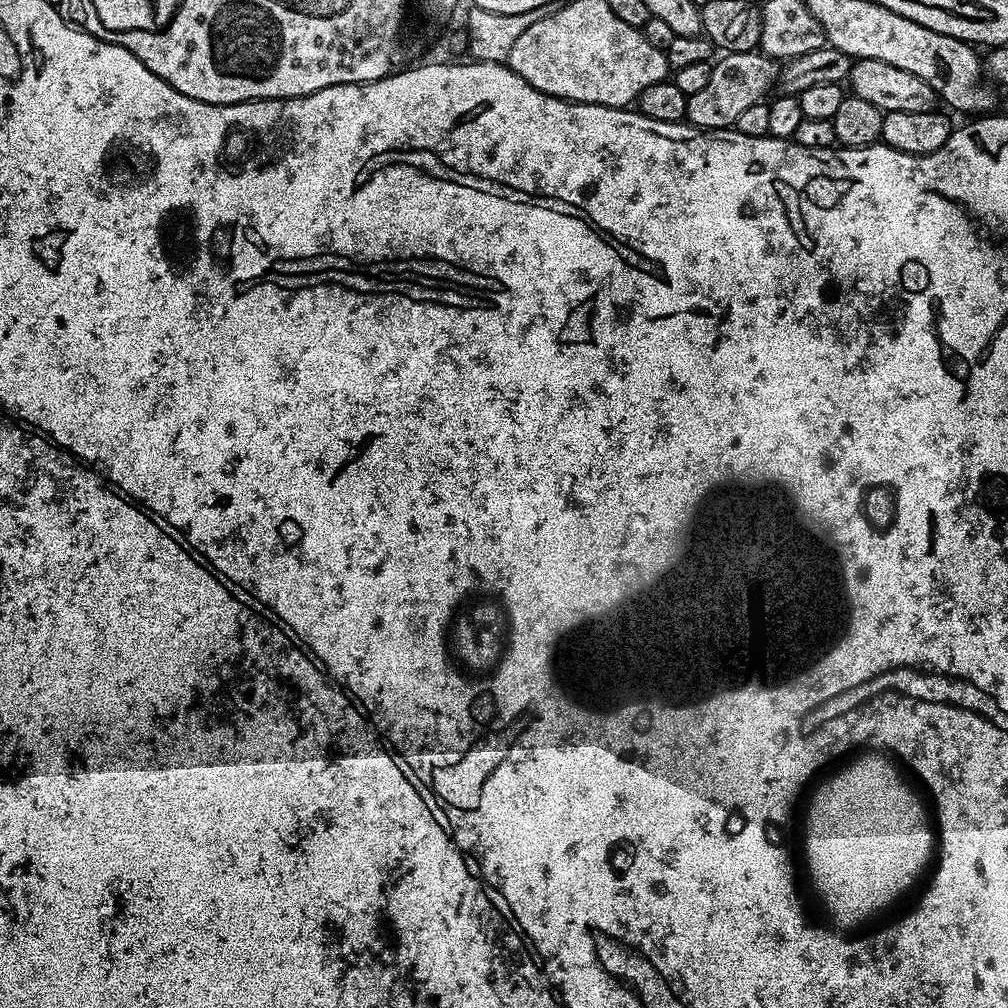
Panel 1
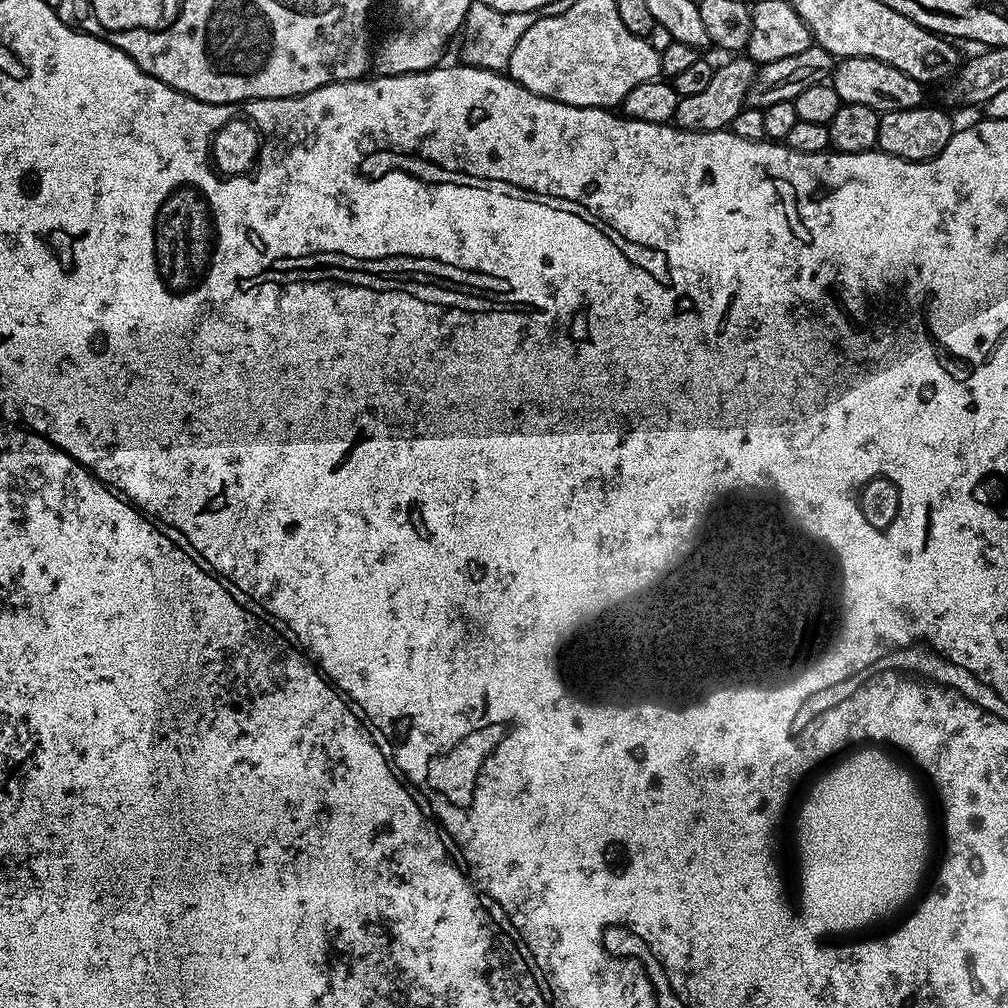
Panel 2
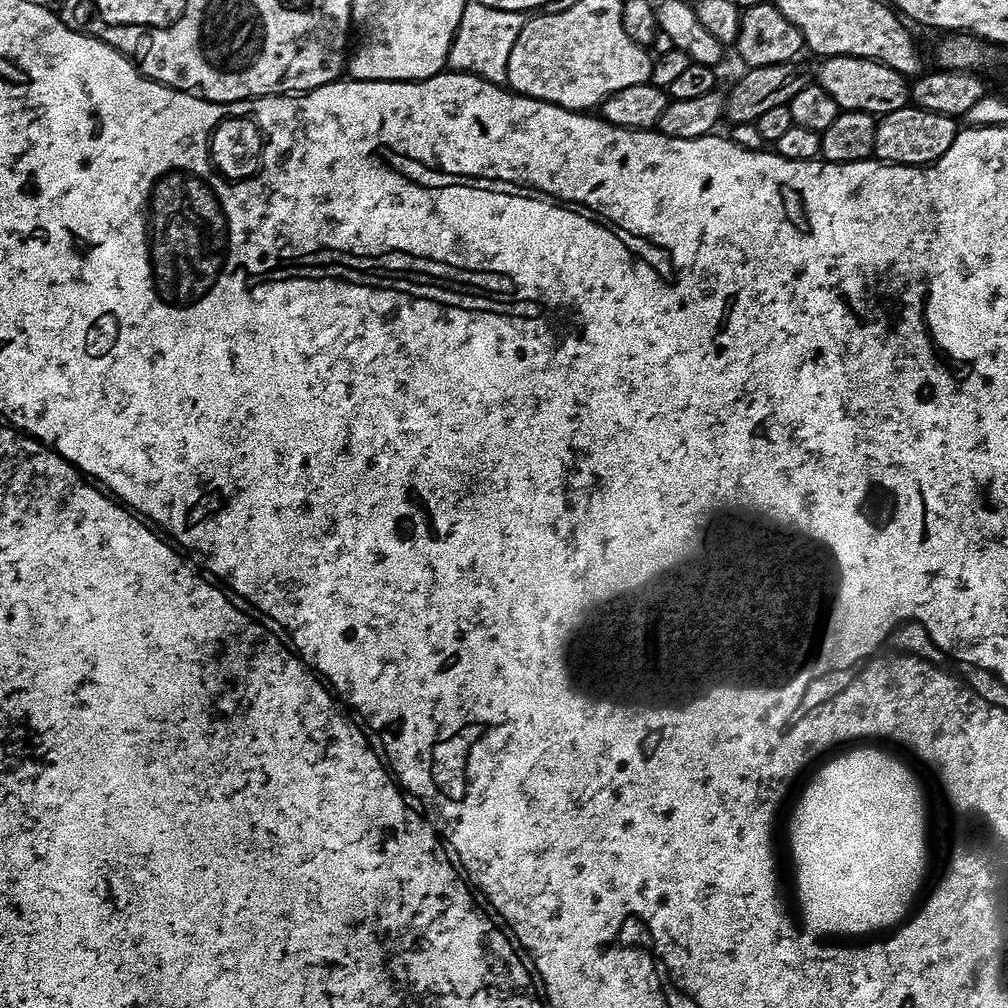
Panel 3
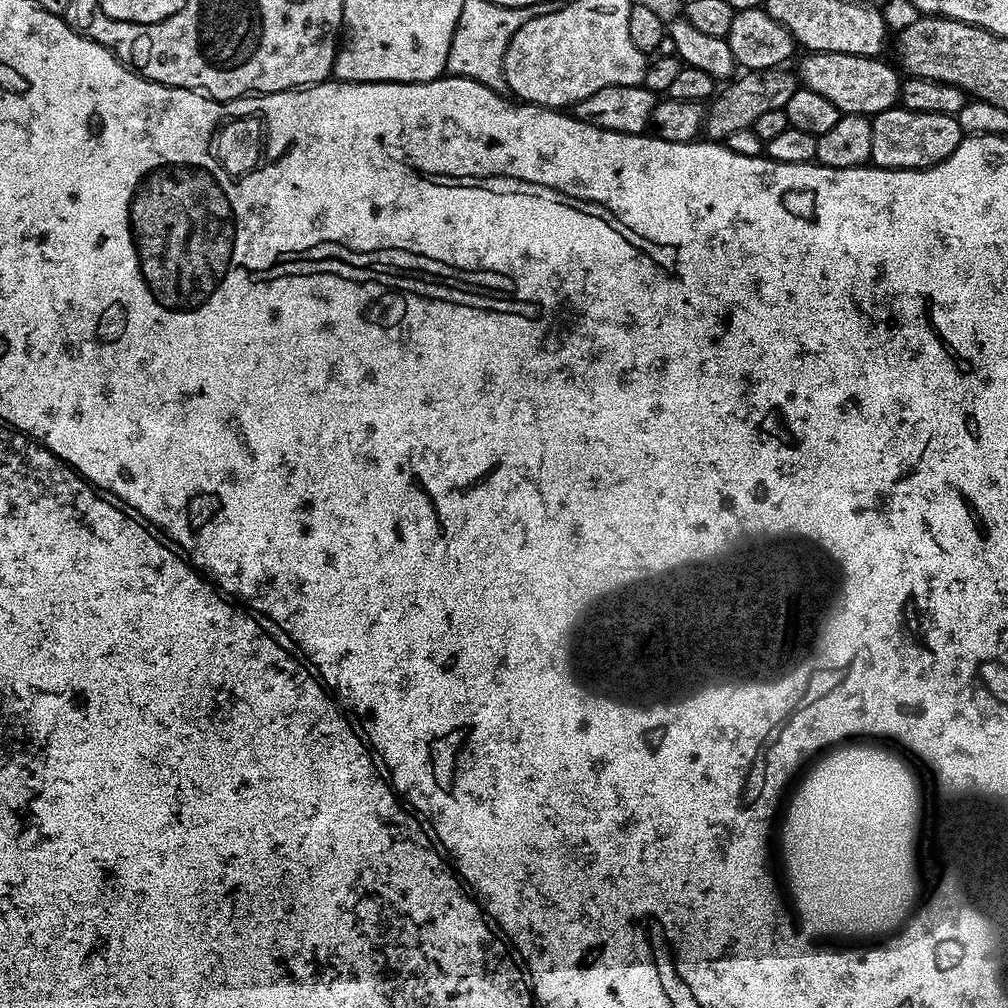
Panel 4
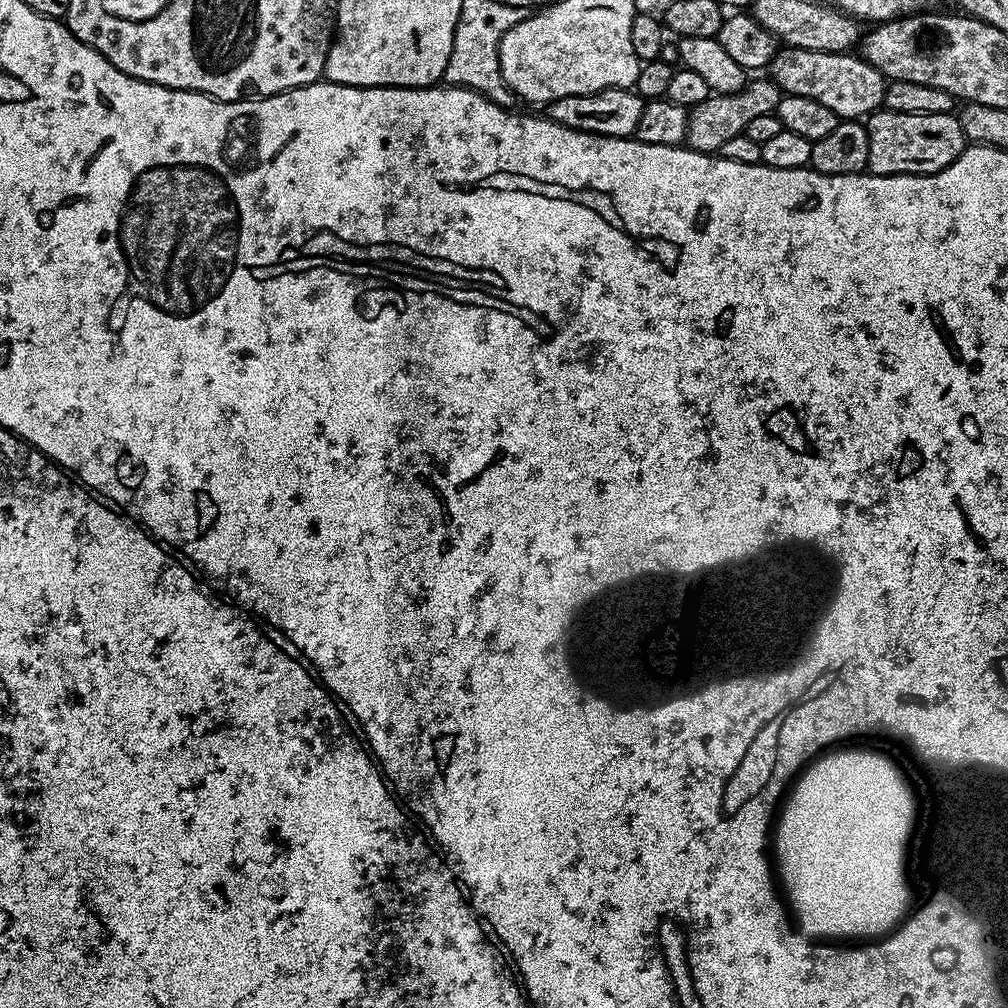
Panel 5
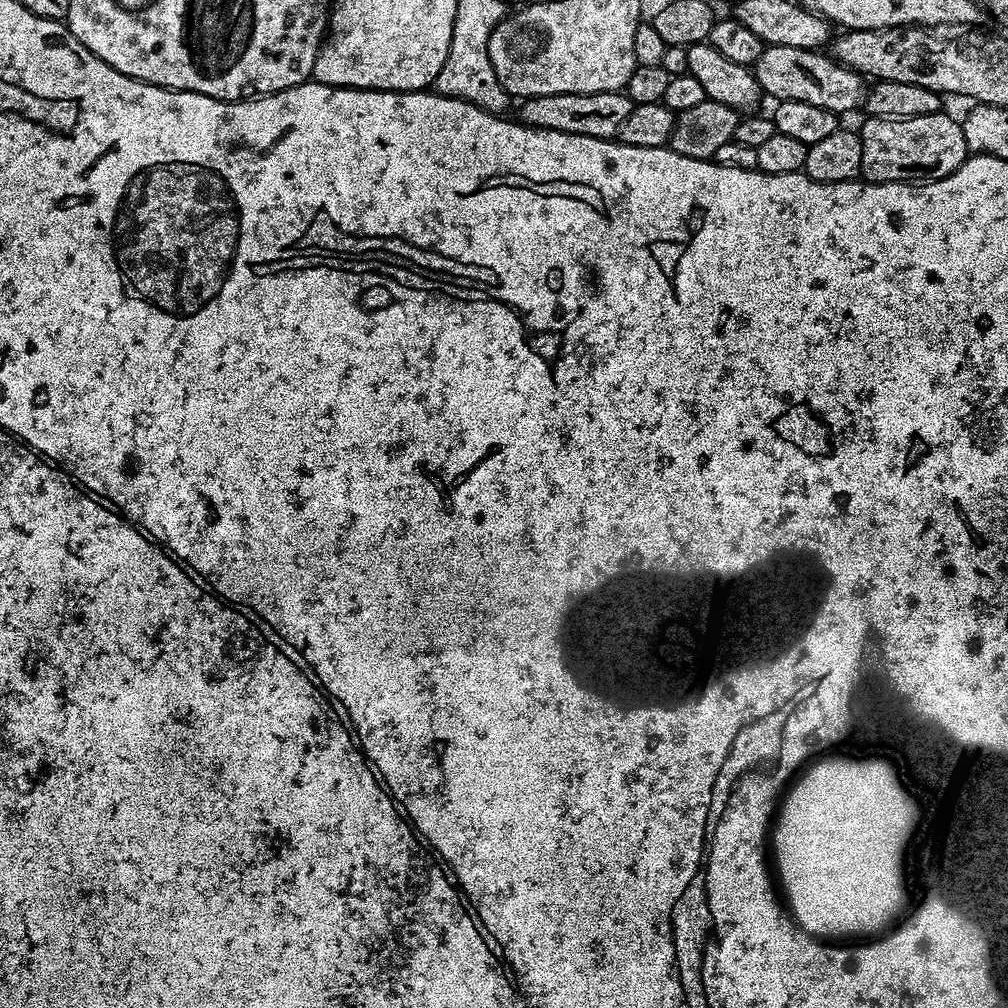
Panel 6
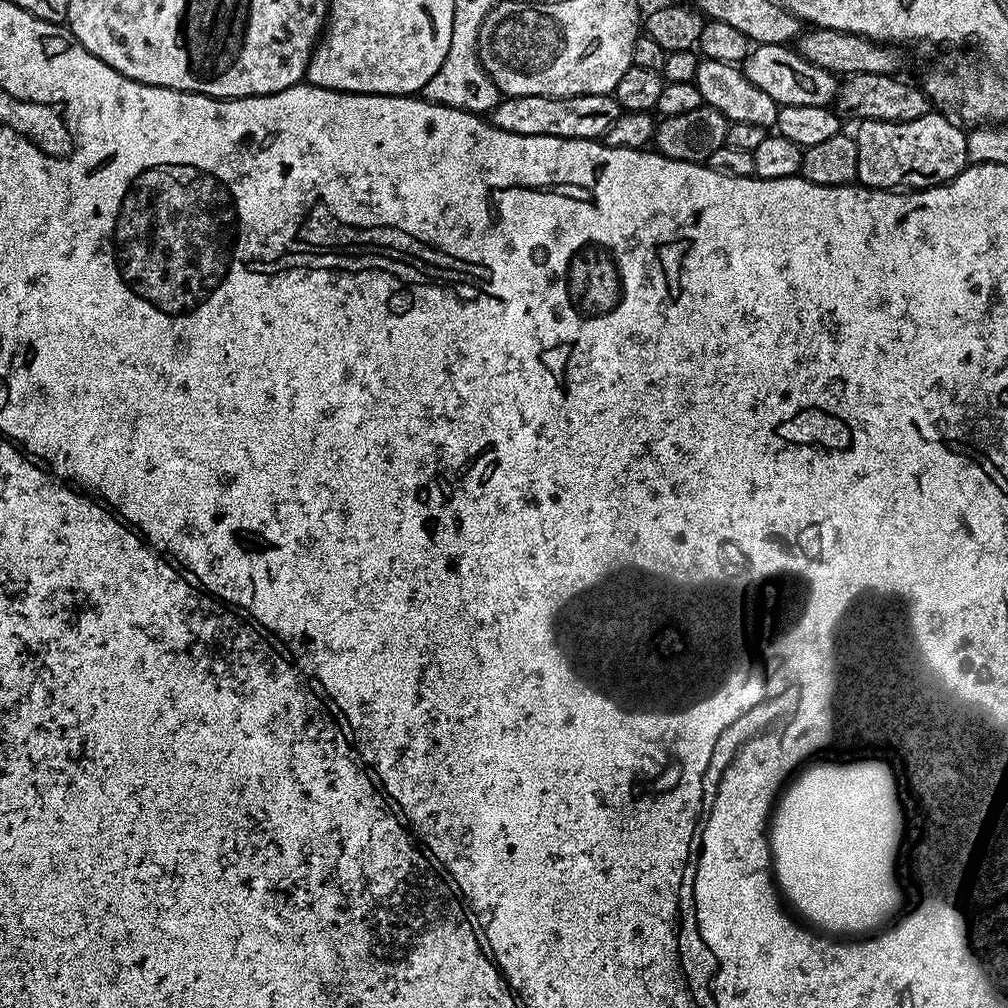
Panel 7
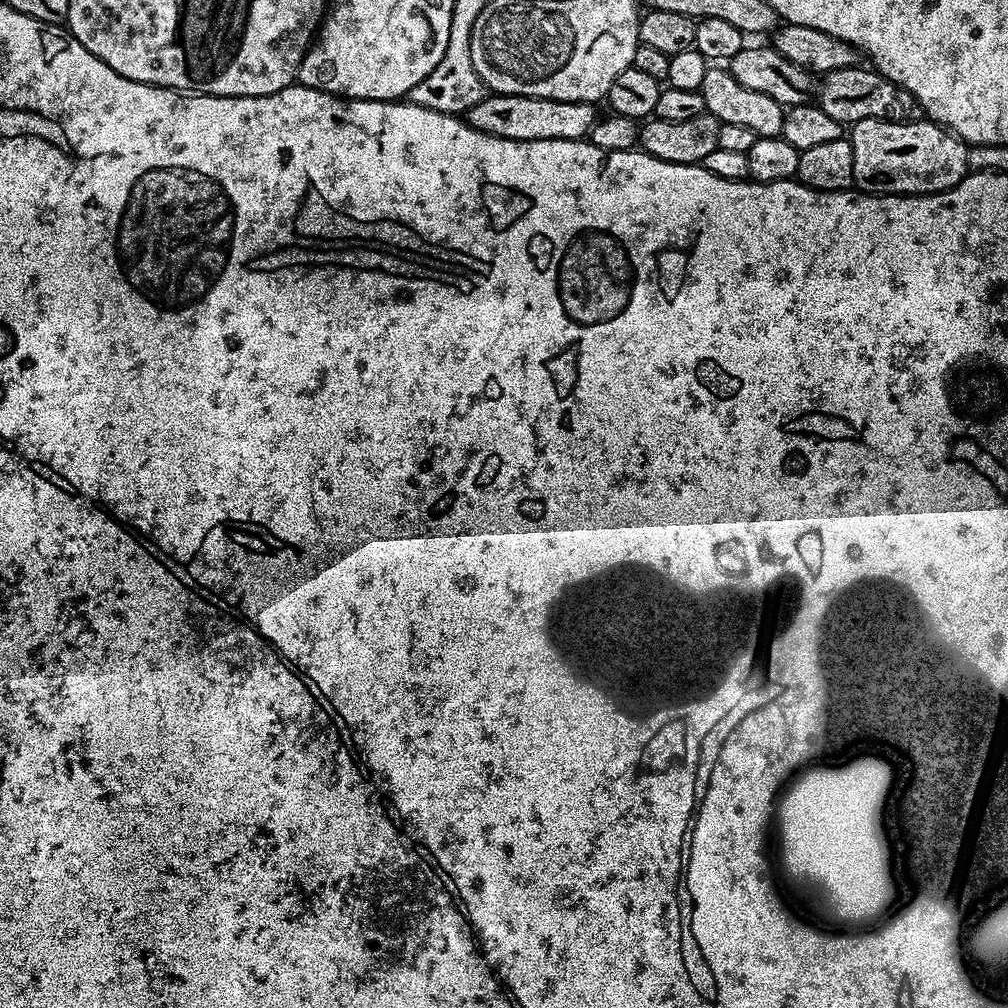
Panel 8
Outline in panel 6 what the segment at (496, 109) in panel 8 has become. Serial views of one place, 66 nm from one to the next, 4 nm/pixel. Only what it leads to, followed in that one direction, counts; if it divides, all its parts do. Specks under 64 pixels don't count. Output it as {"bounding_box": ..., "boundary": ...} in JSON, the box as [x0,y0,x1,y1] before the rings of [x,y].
{"bounding_box":[519,91,632,140],"boundary":[[[627,91],[595,92],[594,94],[546,94],[530,96],[523,101],[520,108],[519,123],[528,124],[531,128],[558,130],[570,134],[593,136],[599,140],[610,140],[616,137],[622,122],[630,115],[632,99]]]}

